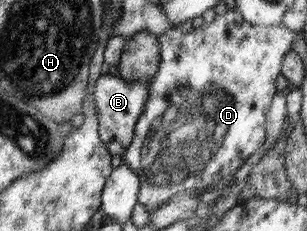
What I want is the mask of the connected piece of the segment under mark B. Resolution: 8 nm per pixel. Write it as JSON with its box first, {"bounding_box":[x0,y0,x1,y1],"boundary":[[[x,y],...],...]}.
{"bounding_box":[91,74,150,156],"boundary":[[[99,74],[93,84],[91,99],[95,113],[99,117],[99,133],[107,142],[113,155],[124,156],[126,148],[132,144],[134,128],[144,110],[147,98],[150,97],[150,81],[126,81],[111,74]]]}

